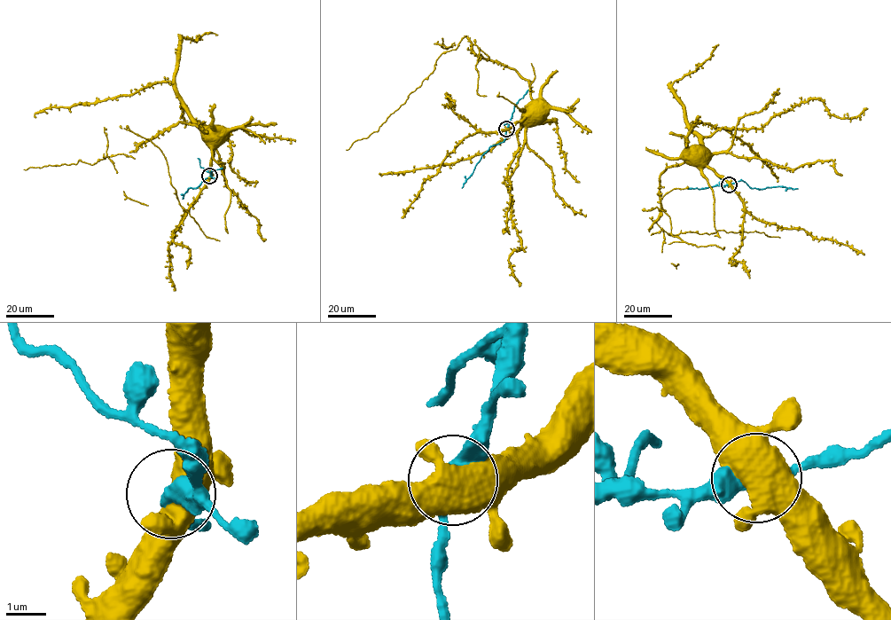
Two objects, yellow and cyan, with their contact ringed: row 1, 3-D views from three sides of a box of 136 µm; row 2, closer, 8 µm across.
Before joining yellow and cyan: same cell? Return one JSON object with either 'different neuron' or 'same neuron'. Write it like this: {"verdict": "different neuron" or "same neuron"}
{"verdict": "same neuron"}

